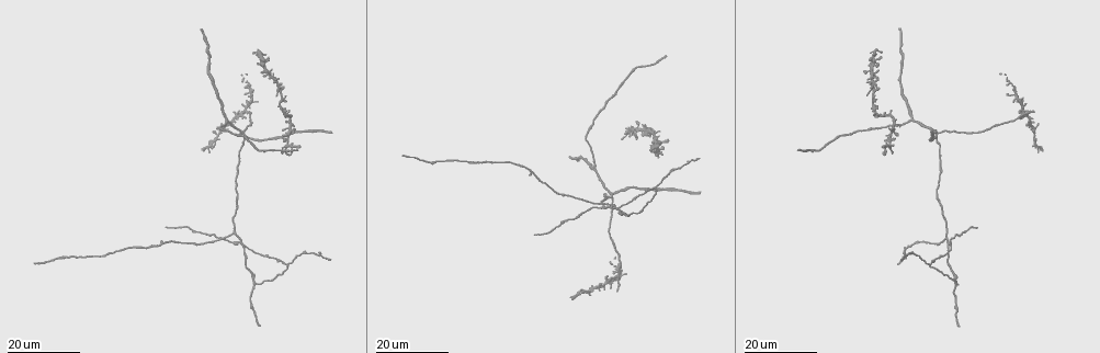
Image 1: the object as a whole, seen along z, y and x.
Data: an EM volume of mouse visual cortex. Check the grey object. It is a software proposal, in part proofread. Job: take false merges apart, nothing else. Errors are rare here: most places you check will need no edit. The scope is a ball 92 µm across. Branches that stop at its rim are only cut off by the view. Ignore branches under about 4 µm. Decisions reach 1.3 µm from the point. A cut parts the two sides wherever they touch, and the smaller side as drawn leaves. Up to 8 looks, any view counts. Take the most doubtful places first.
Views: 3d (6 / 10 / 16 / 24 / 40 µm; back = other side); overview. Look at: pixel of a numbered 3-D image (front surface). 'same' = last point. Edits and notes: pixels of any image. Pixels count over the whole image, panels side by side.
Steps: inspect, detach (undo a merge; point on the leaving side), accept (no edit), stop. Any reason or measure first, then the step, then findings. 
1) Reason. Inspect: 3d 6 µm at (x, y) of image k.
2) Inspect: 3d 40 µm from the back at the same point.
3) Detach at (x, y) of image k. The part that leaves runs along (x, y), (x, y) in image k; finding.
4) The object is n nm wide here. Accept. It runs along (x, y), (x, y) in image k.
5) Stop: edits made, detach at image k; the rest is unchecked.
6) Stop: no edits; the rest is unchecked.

Three arms meet. Inspect: 3d 24 µm at (655, 189) of image 1.

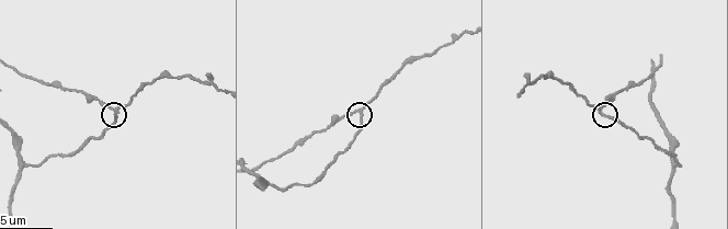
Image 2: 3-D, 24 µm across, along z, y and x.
Inspect: 3d 10 µm at (114, 113) of image 2.

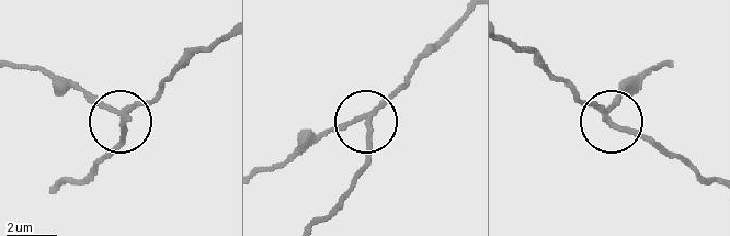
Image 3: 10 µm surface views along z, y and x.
The side arm is 5 µm long; 3 arms meet here. Detach at (83, 89) of image 3. A second cell is stuck on.

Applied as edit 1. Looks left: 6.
See it whole again. Inspect: overview.

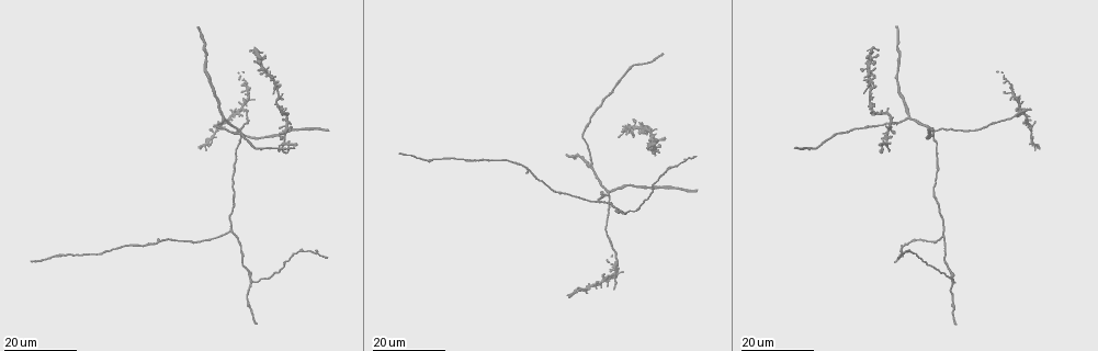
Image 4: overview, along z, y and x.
Thin arm on a thick one. Inspect: 3d 24 µm at (935, 132) of image 4.

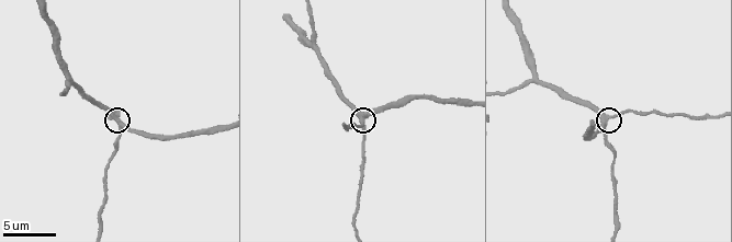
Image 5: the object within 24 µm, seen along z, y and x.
Inspect: 3d 6 µm at (609, 117) of image 5.

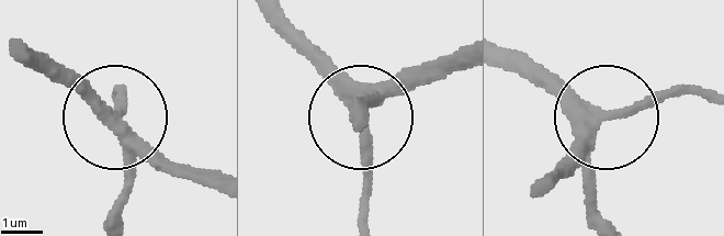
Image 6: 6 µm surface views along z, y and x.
3 arms meet here. Accept. It runs along (609, 220), (591, 188), (595, 125), (706, 93) in image 6; one cell here.

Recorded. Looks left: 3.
Branch point. Inspect: 3d 10 µm at (23, 167) of image 2.

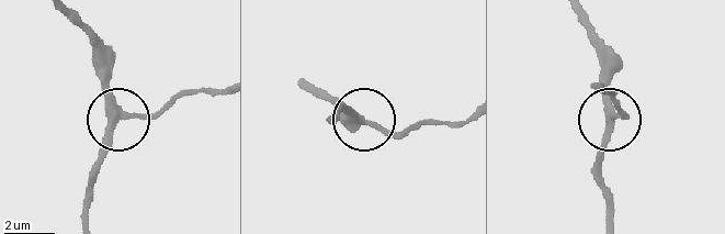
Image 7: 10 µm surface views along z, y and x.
3 arms meet here. Accept. It runs along (72, 19), (89, 38), (114, 120), (108, 152), (93, 168) in image 7; continuous, no second cell.

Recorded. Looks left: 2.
Three arms meet. Inspect: 3d 16 µm at (68, 76) of image 5.

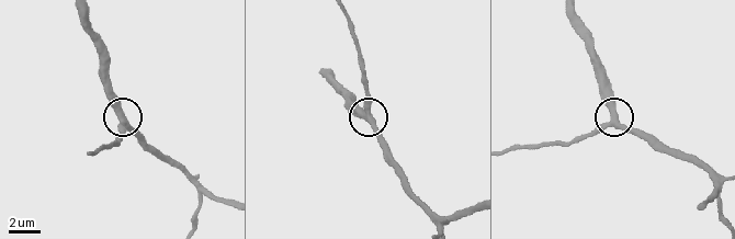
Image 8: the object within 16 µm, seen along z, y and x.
The side arm is 29 µm long. Accept. It runs along (719, 186), (685, 158), (630, 132), (615, 115), (610, 81) in image 8; all the same cell.

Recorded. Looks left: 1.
Stop: edits made, detach at image 3; the rest is unchecked.

